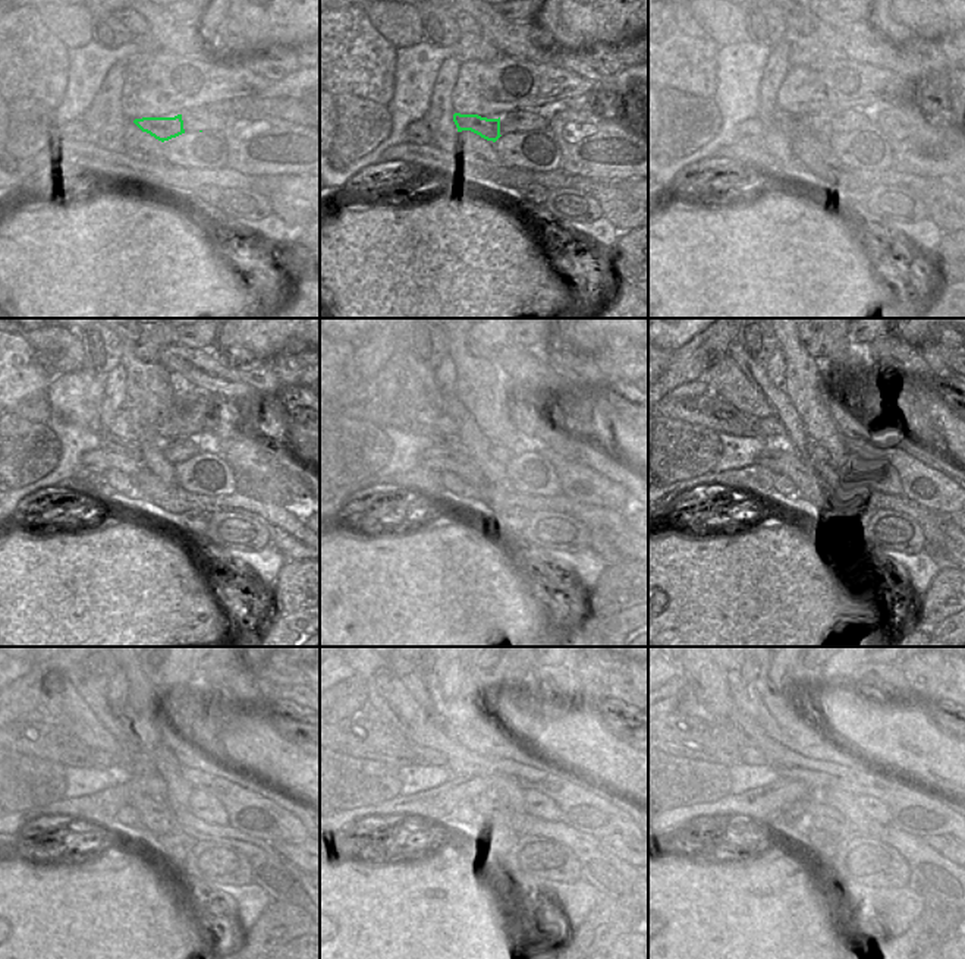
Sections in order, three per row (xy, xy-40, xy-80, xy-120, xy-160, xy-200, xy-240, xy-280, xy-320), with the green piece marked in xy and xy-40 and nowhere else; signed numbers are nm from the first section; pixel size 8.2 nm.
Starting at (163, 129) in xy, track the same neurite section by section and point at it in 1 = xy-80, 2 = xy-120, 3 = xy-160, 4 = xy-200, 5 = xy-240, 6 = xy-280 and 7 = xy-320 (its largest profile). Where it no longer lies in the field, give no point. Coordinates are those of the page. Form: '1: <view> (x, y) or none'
1: xy-80 (792, 125)
2: xy-120 (132, 449)
3: xy-160 (376, 411)
4: xy-200 (710, 411)
5: xy-240 (50, 741)
6: xy-280 (362, 738)
7: xy-320 (679, 735)

